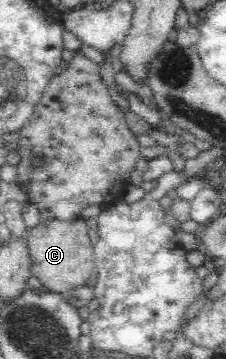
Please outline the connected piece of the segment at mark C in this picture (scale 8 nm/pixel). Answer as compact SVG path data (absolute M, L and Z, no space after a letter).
M52 220L28 227L26 241L31 258L31 273L48 291L65 294L70 290L89 285L88 279L96 272L94 245L88 235L86 220Z

